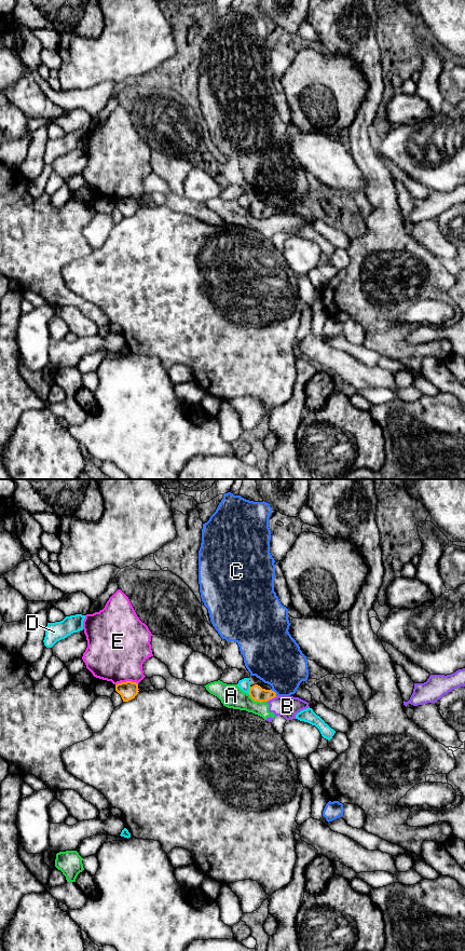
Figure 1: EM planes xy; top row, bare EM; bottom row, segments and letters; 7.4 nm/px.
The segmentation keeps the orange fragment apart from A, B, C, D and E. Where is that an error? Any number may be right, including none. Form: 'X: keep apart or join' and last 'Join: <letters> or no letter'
A: keep apart
B: keep apart
C: keep apart
D: keep apart
E: keep apart
Join: no letter

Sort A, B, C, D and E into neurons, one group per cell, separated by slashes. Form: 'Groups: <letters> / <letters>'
Groups: A B / C / D / E

